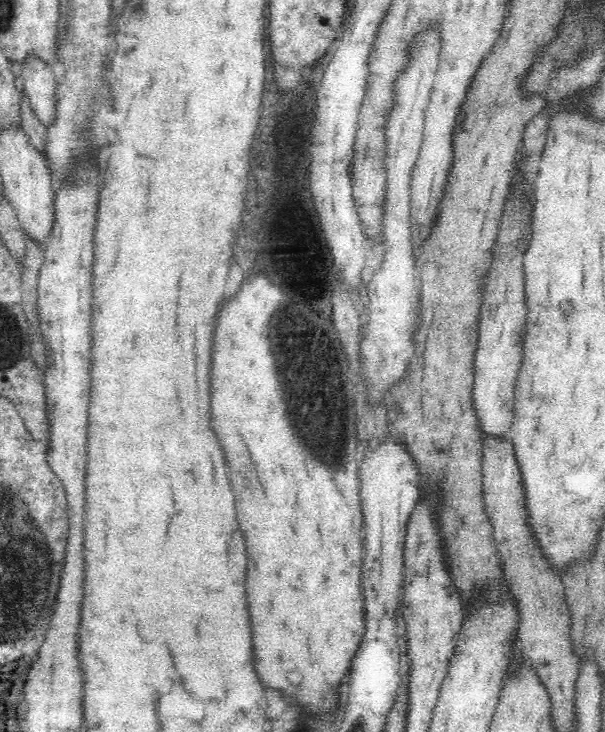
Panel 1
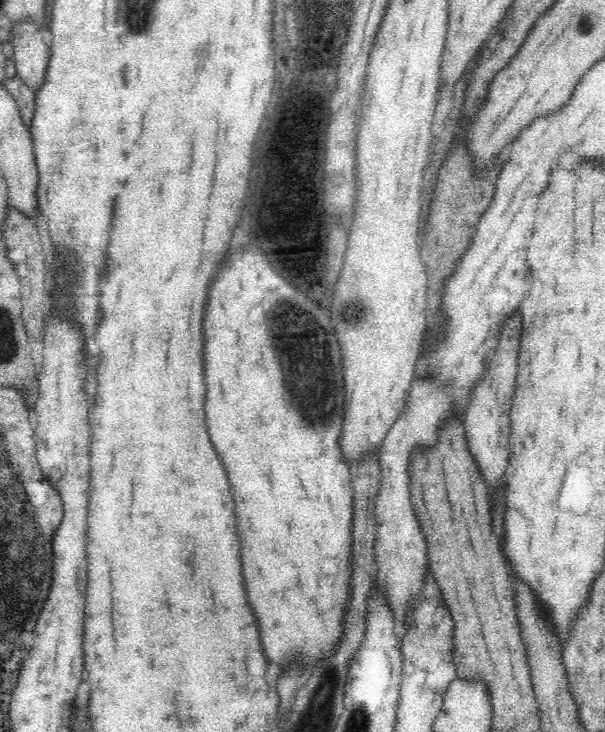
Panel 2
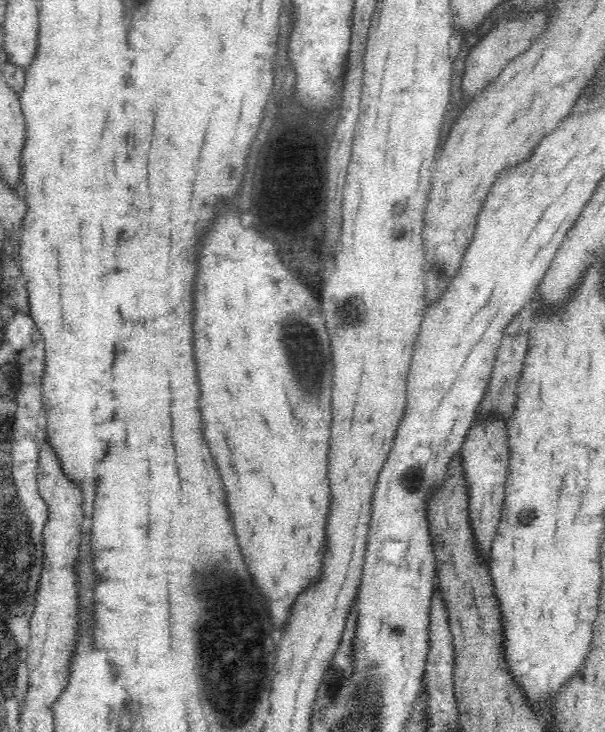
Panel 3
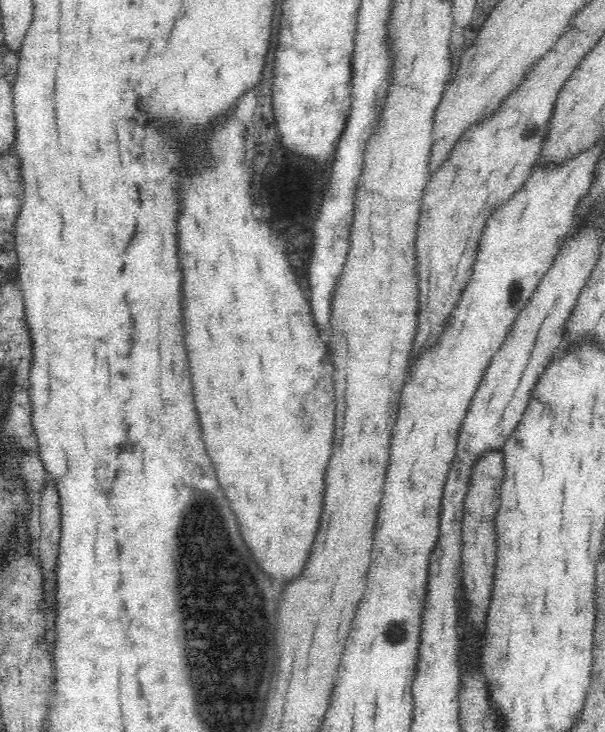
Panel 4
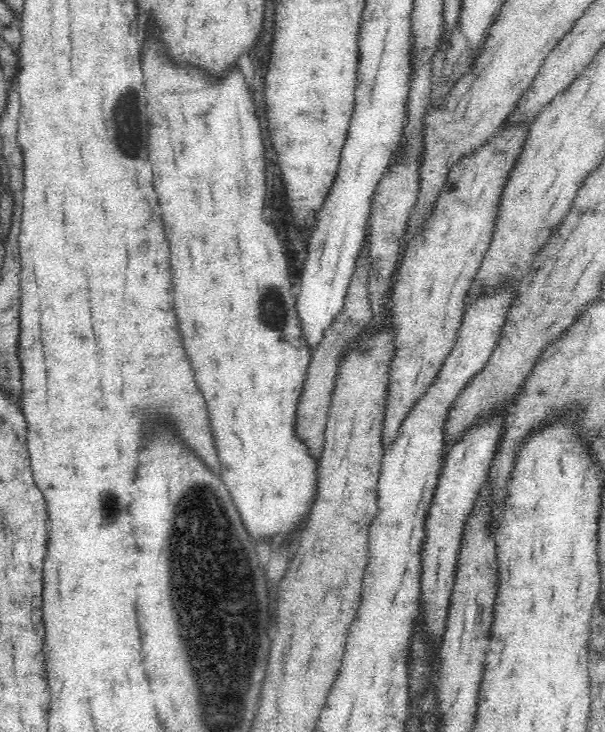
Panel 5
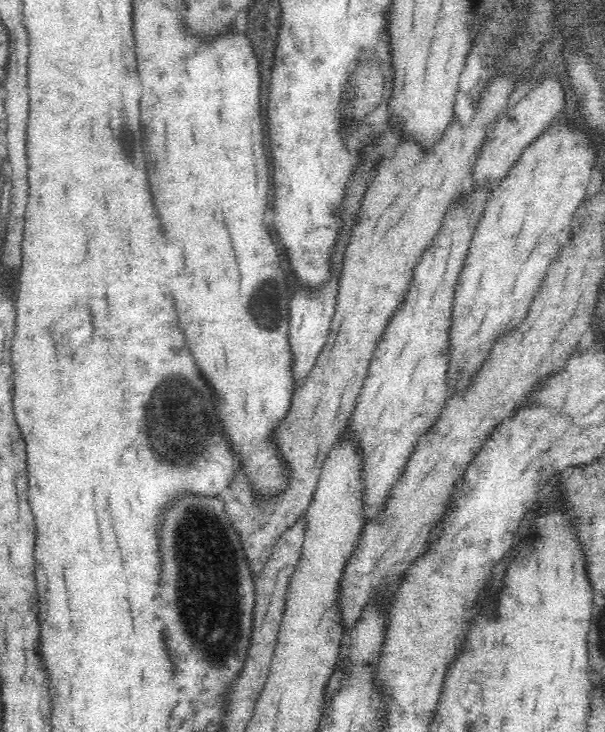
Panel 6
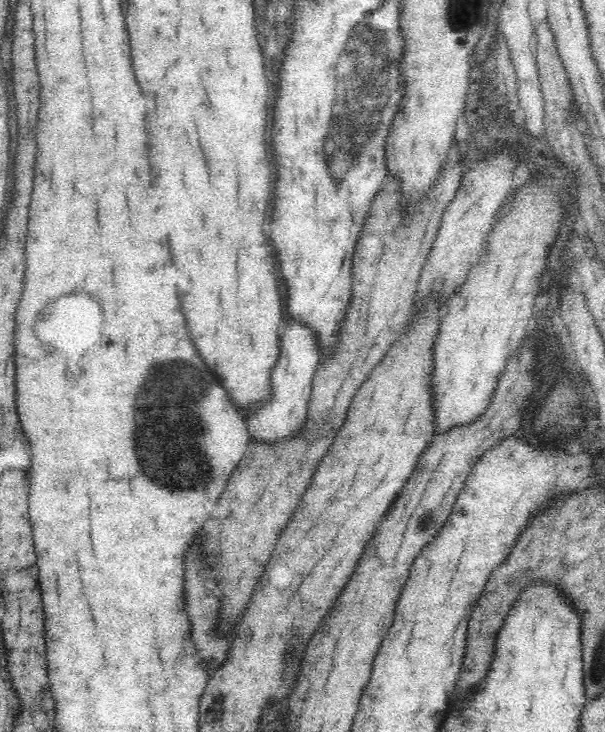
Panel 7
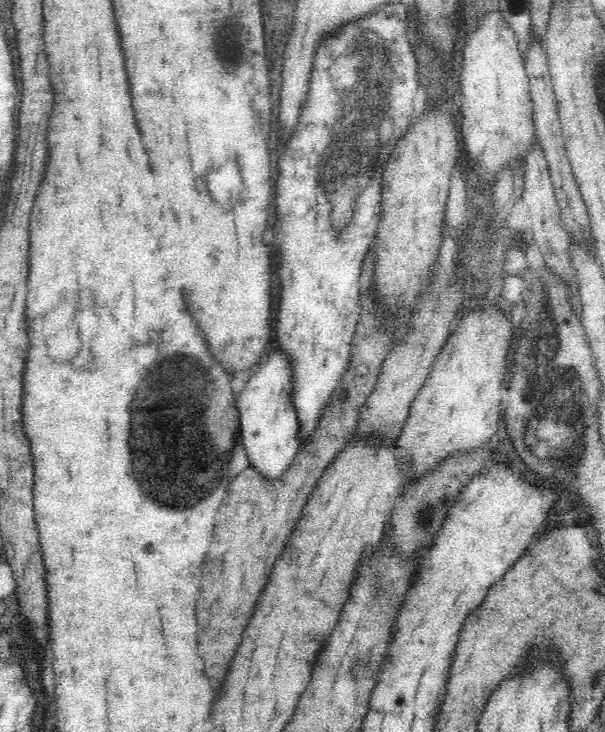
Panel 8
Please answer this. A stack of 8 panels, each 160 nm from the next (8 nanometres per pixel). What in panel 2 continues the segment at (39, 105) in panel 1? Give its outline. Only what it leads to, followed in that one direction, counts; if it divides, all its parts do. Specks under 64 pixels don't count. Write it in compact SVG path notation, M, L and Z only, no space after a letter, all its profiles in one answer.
M29 20L18 22L12 42L17 75L34 95L44 87L50 58L50 47L44 43L40 30Z

